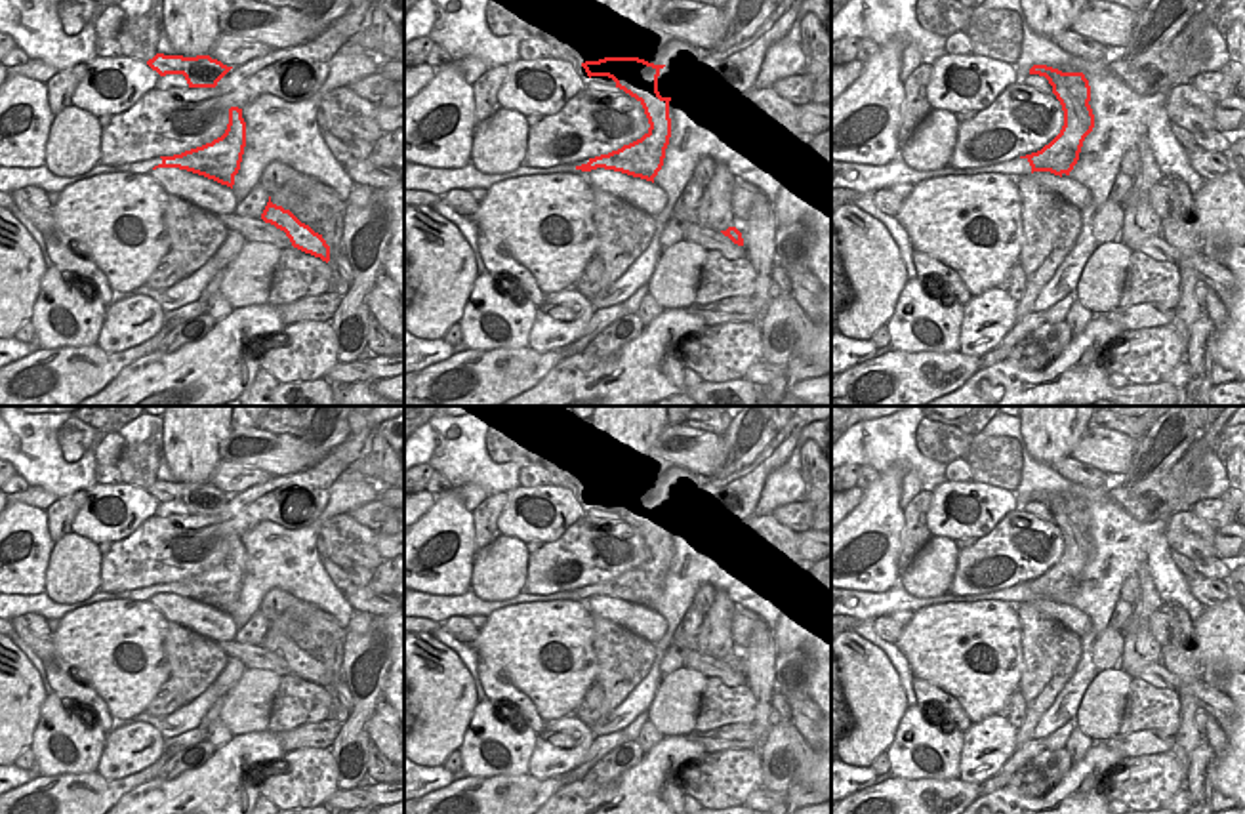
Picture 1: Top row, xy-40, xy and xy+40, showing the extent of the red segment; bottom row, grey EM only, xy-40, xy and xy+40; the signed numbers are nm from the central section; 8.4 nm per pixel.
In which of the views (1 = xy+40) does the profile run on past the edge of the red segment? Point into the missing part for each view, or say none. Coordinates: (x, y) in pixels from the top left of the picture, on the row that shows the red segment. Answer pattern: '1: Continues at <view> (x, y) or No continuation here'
1: No continuation here.

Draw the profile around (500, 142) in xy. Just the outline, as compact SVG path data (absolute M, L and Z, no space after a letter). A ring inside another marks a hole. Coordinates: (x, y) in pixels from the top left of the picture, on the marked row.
M498 109L475 128L471 164L486 175L515 172L526 158L528 130L526 116Z

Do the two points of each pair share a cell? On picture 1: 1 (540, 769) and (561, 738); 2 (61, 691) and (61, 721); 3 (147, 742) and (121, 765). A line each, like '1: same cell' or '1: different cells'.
1: same cell
2: different cells
3: same cell

